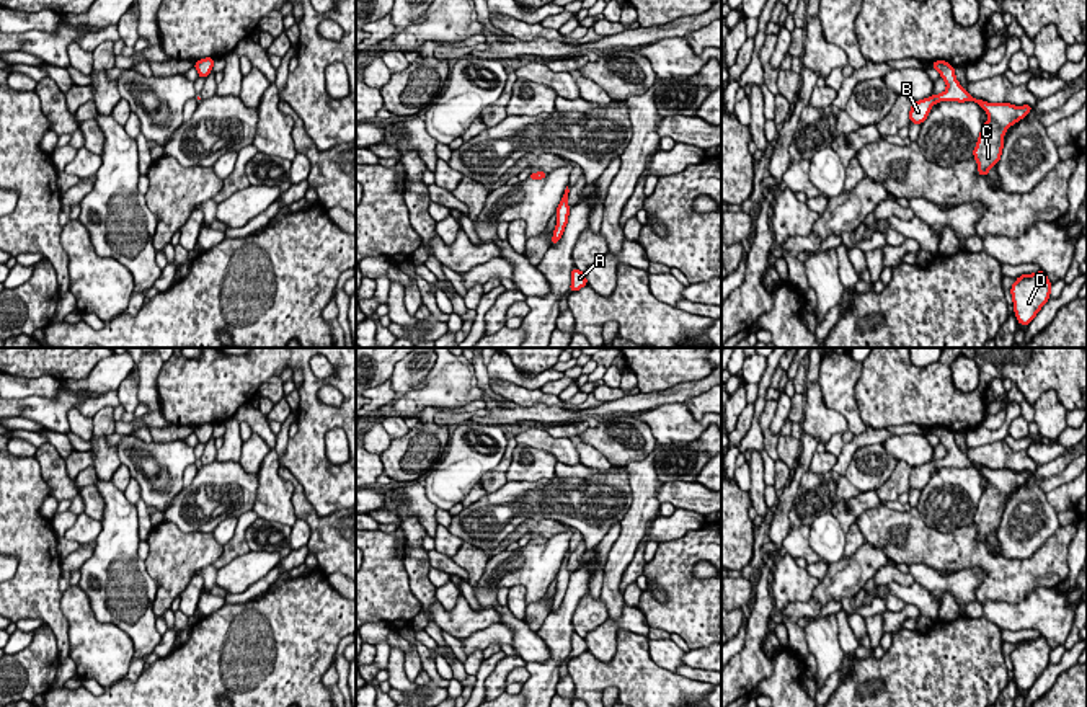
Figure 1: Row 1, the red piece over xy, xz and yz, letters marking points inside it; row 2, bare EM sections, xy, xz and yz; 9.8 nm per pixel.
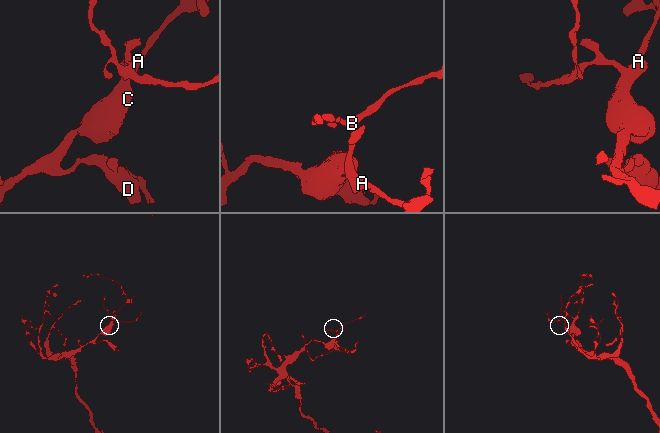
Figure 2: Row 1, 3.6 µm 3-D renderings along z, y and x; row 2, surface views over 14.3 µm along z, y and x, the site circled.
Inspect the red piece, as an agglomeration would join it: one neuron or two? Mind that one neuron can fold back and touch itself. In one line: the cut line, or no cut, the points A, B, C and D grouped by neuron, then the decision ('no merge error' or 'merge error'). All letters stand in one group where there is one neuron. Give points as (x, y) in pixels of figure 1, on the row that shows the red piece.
no cut | A B C D | no merge error

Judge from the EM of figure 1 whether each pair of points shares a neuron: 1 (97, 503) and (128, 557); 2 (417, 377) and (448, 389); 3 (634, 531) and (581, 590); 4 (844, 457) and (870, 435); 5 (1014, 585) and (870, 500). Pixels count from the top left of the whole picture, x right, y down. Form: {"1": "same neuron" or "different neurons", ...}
{"1": "different neurons", "2": "different neurons", "3": "different neurons", "4": "same neuron", "5": "different neurons"}

